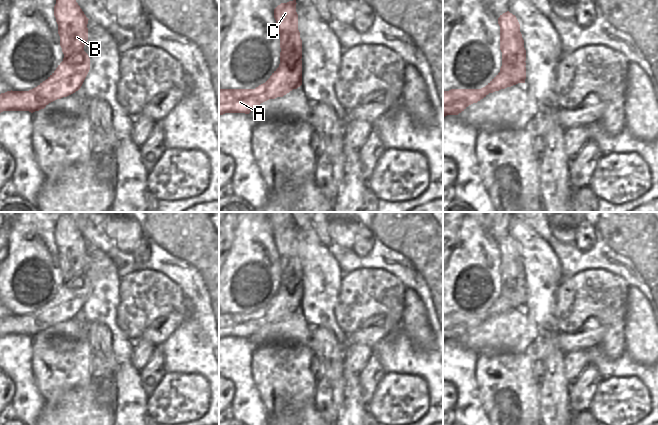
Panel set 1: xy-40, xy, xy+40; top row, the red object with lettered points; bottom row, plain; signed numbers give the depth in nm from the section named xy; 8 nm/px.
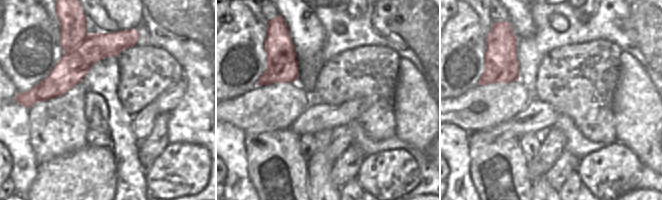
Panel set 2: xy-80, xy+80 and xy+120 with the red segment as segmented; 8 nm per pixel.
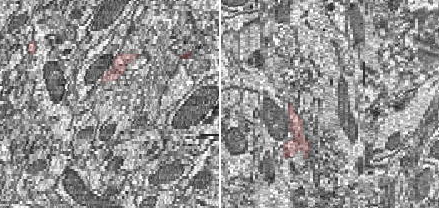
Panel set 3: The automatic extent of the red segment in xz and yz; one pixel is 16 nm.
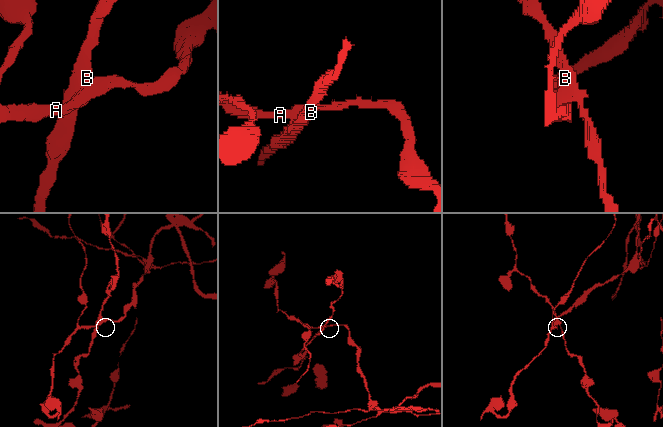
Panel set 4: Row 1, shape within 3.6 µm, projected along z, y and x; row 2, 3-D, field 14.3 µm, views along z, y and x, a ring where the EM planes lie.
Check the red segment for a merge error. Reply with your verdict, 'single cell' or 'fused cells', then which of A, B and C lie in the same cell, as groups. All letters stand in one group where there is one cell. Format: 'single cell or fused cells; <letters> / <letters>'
fused cells; A / B C

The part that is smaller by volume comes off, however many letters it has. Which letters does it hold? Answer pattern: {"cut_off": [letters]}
{"cut_off": ["B", "C"]}

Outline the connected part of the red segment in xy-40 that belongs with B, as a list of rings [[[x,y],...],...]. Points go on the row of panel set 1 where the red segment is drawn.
[[[56,0],[54,16],[58,24],[63,61],[84,51],[88,40],[88,18],[76,0]]]

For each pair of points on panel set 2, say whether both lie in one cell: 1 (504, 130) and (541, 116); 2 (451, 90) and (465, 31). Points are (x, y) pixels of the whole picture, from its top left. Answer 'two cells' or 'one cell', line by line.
1: one cell
2: one cell

